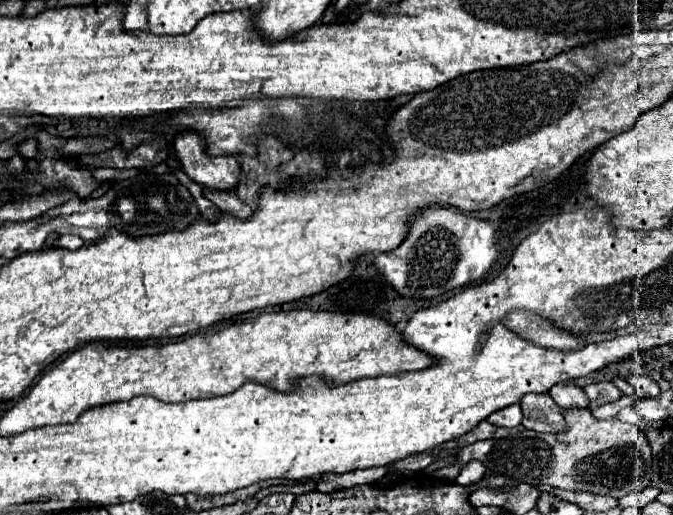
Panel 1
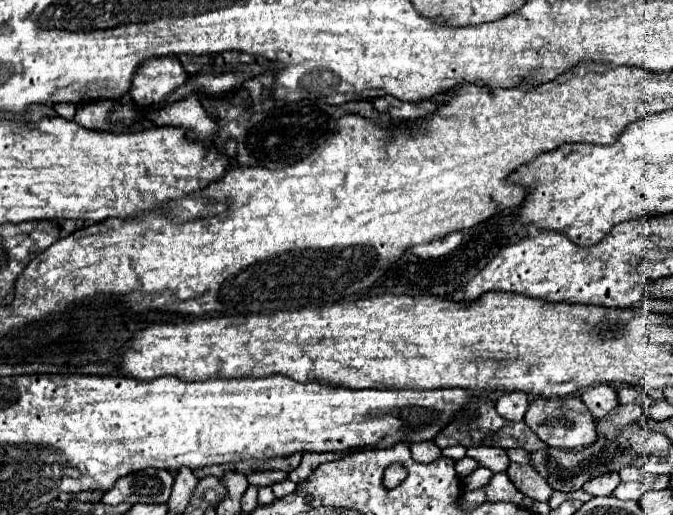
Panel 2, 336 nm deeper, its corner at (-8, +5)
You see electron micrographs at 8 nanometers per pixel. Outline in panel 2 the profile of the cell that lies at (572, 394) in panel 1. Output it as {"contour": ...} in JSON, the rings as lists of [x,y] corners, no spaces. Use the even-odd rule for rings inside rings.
{"contour":[[[598,384],[598,386],[588,388],[586,392],[582,392],[580,400],[588,406],[590,414],[596,420],[600,420],[602,416],[606,416],[608,412],[612,412],[618,406],[618,396],[616,396],[614,388],[608,384]]]}

